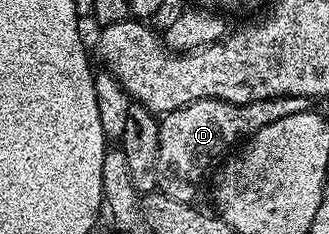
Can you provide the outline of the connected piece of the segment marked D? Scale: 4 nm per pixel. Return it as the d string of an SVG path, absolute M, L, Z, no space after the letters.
M306 96L265 98L261 102L248 104L205 98L189 102L172 112L162 113L155 179L158 191L173 198L173 202L191 204L199 192L199 183L206 178L207 171L214 166L215 160L222 161L236 145L246 141L252 132L269 126L269 122L277 122L277 118L285 118L289 114L301 114L308 111L308 108L309 100Z

